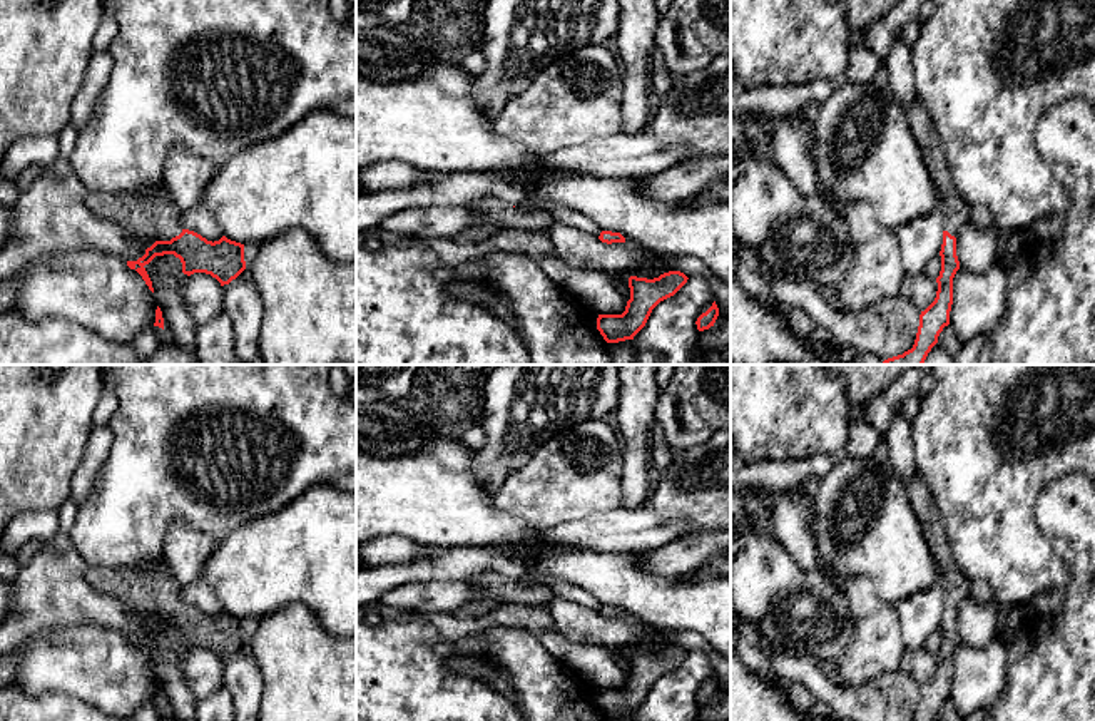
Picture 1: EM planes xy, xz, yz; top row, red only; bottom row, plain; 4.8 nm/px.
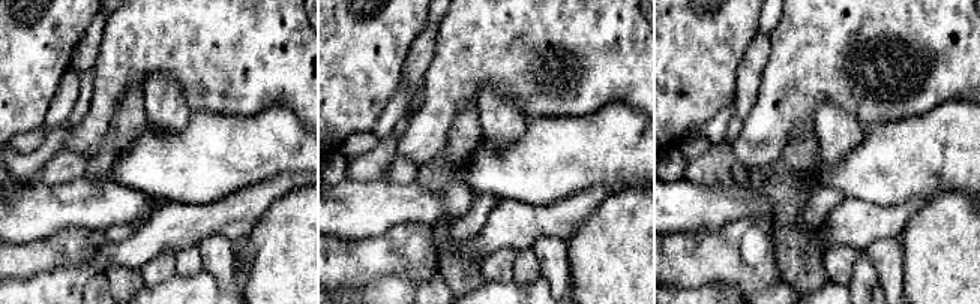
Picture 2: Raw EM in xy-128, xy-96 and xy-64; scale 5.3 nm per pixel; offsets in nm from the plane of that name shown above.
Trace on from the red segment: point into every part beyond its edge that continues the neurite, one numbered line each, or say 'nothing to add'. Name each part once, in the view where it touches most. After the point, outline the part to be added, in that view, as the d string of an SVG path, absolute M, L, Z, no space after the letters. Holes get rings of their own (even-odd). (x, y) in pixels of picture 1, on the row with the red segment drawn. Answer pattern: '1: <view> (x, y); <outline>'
1: xy (151, 214); M162 184L139 192L89 192L85 197L85 204L95 217L129 228L137 238L144 238L149 241L171 241L184 229L179 221L181 212L176 202L171 199L169 191Z

